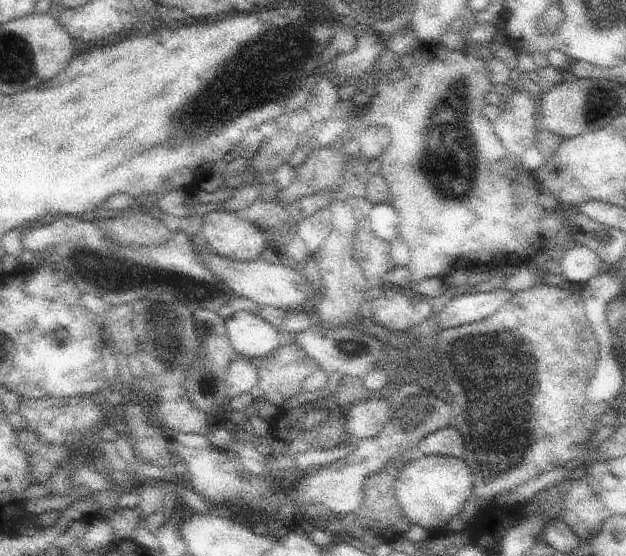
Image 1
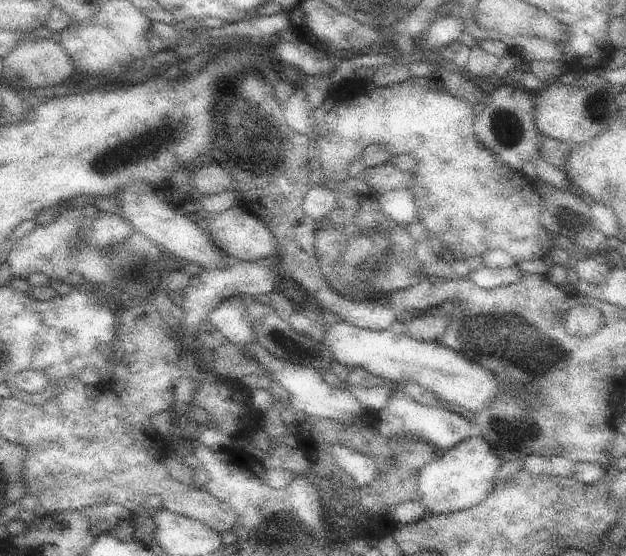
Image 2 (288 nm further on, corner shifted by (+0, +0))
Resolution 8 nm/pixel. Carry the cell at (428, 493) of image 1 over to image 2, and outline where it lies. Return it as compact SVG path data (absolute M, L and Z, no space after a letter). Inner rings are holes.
M467 438L465 442L453 446L451 450L443 452L441 458L429 462L419 472L419 492L421 492L421 504L431 514L451 514L459 510L467 510L473 504L479 504L489 496L489 492L495 488L493 480L499 472L503 460L497 456L497 452L487 444L487 440L479 438Z

